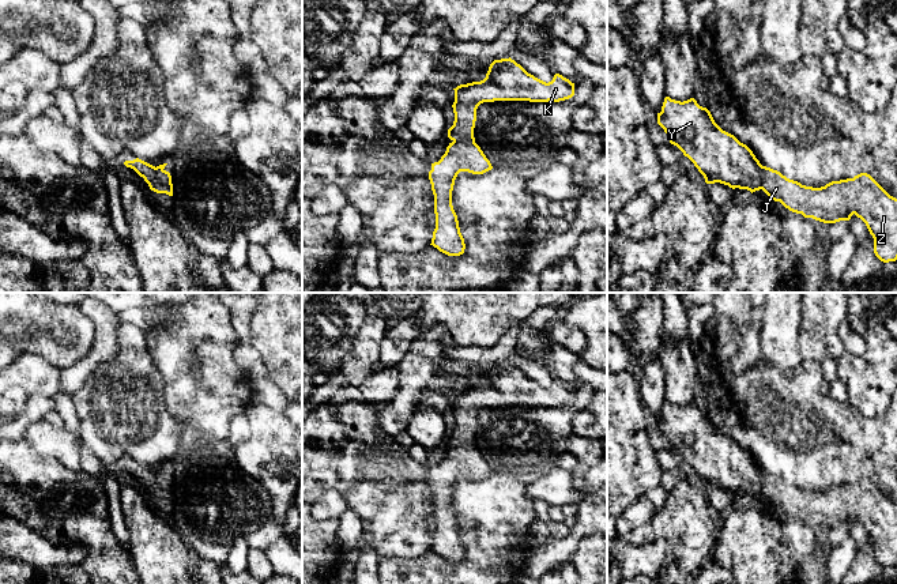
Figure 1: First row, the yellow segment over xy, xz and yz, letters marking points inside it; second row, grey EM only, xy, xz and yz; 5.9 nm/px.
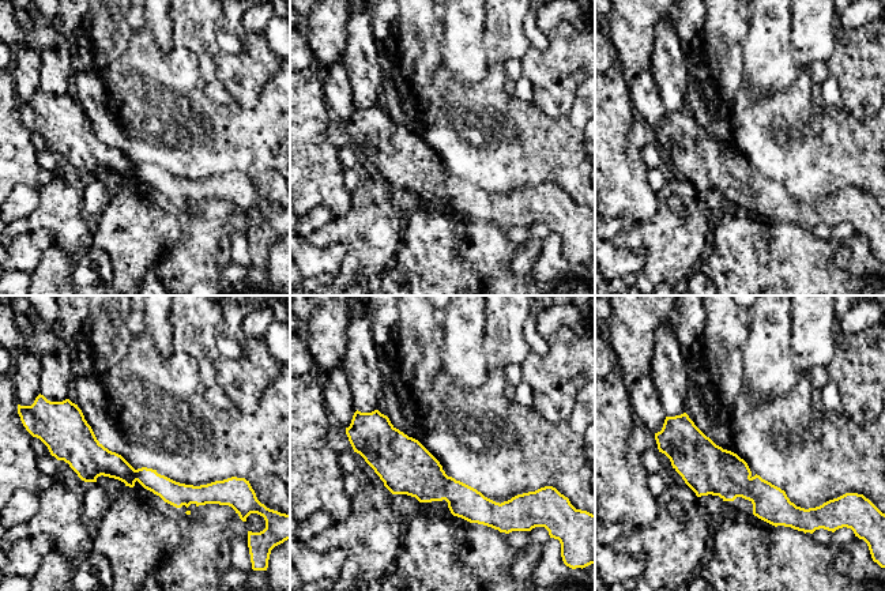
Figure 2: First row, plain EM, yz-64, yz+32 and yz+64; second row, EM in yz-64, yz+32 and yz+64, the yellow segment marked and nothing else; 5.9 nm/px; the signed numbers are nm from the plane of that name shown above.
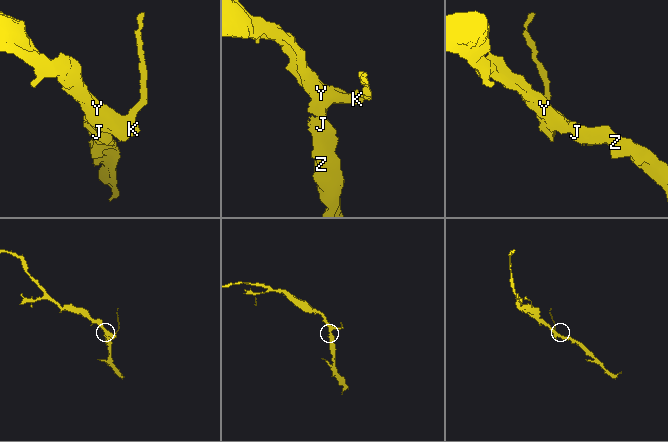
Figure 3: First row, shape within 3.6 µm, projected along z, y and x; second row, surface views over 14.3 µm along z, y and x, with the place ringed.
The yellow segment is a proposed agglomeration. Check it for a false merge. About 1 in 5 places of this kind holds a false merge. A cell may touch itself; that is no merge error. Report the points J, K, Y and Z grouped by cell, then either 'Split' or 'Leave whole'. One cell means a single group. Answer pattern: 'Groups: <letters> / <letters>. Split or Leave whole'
Groups: J K Y Z. Leave whole

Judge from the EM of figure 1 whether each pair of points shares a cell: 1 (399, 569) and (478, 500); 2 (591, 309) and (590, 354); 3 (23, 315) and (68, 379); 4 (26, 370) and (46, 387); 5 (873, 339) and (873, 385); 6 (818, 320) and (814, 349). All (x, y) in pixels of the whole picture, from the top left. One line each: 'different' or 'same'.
1: same
2: same
3: different
4: same
5: same
6: same

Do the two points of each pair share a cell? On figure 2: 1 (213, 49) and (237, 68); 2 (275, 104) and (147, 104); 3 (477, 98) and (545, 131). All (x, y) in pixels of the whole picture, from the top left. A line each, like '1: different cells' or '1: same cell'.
1: different cells
2: same cell
3: same cell

